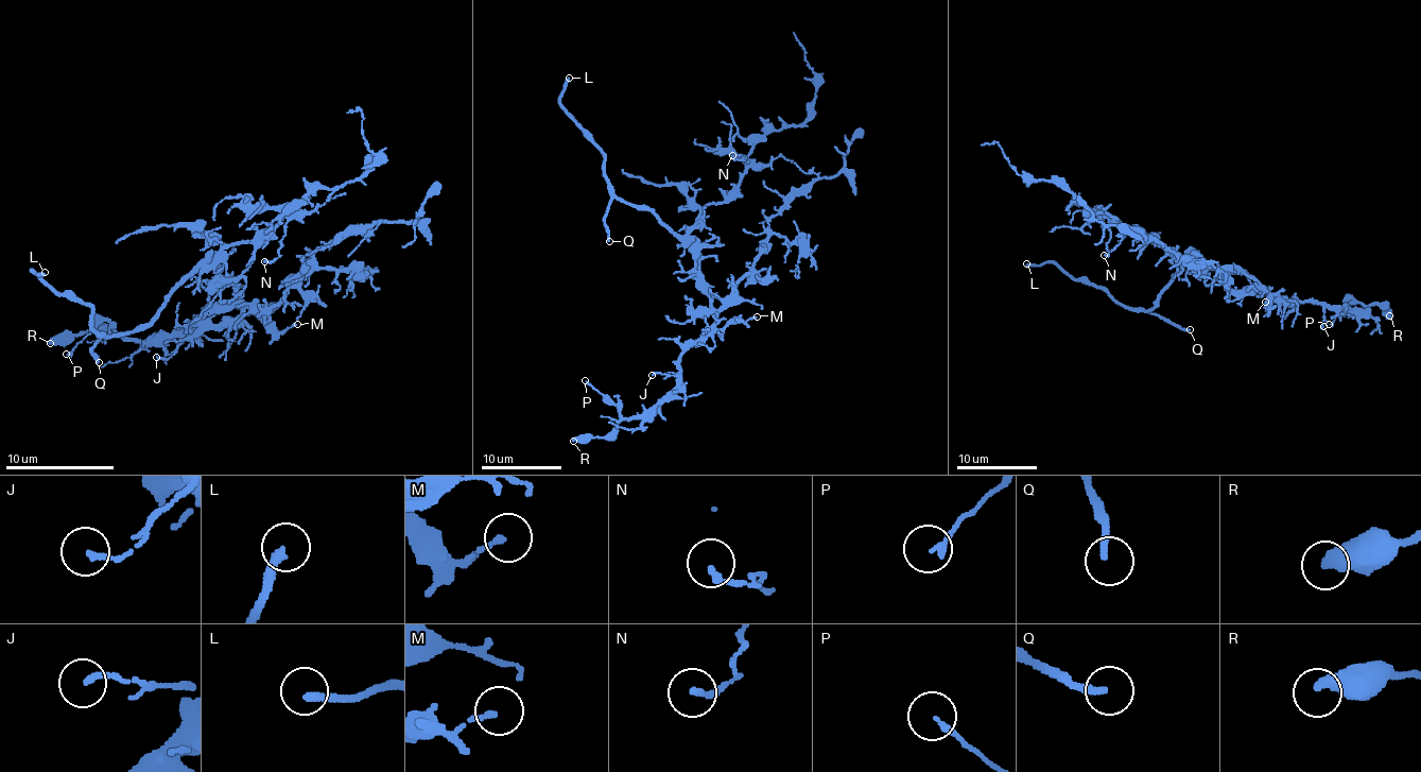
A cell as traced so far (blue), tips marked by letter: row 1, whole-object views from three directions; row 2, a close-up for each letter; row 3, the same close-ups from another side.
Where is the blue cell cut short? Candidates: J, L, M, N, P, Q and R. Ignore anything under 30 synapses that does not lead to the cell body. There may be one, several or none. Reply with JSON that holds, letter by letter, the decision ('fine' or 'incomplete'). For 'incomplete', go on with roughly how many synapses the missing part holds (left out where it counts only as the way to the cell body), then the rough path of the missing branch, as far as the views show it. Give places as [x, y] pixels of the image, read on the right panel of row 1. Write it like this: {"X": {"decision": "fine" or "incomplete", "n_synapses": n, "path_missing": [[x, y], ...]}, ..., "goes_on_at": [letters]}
{"J": {"decision": "fine"}, "L": {"decision": "incomplete"}, "M": {"decision": "fine"}, "N": {"decision": "fine"}, "P": {"decision": "fine"}, "Q": {"decision": "incomplete", "n_synapses": 100, "path_missing": [[1190, 329], [1208, 324], [1238, 291], [1267, 277], [1247, 289], [1230, 291], [1208, 284], [1212, 281]]}, "R": {"decision": "fine"}, "goes_on_at": ["L", "Q"]}

